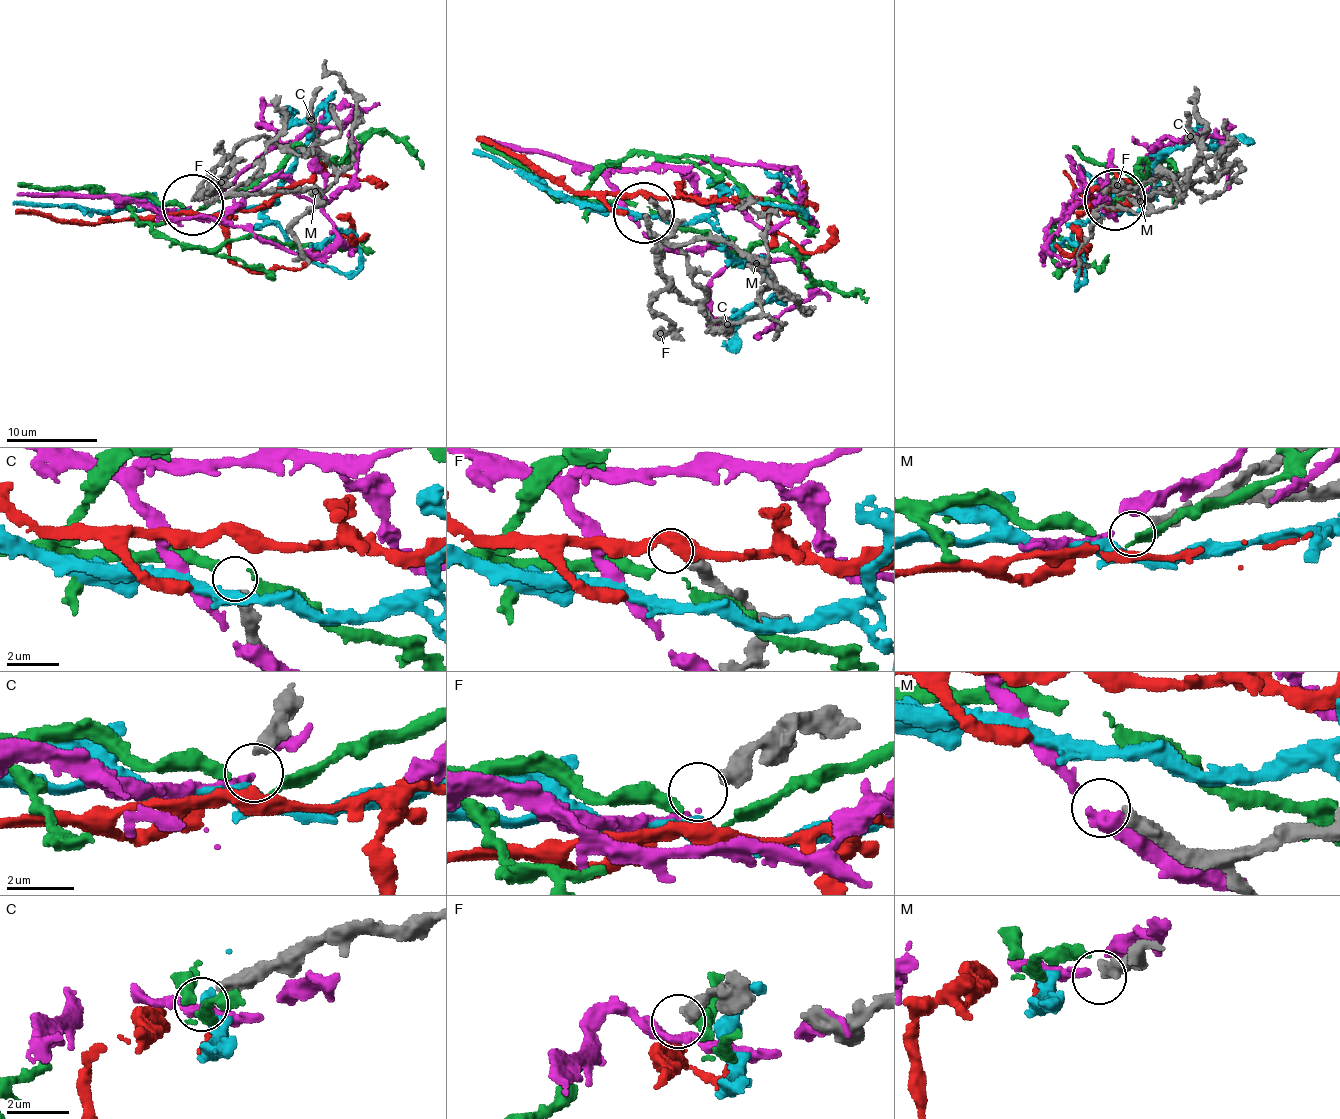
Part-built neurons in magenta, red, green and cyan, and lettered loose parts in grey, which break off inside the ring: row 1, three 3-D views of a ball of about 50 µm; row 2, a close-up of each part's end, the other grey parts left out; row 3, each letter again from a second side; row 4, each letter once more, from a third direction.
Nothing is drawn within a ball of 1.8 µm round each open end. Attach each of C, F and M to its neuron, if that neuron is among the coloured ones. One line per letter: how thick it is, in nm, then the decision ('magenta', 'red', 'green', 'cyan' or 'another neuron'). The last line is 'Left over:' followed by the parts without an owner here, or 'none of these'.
C: calibre 440 nm; green
F: calibre 500 nm; another neuron
M: calibre 440 nm; another neuron
Left over: F, M

